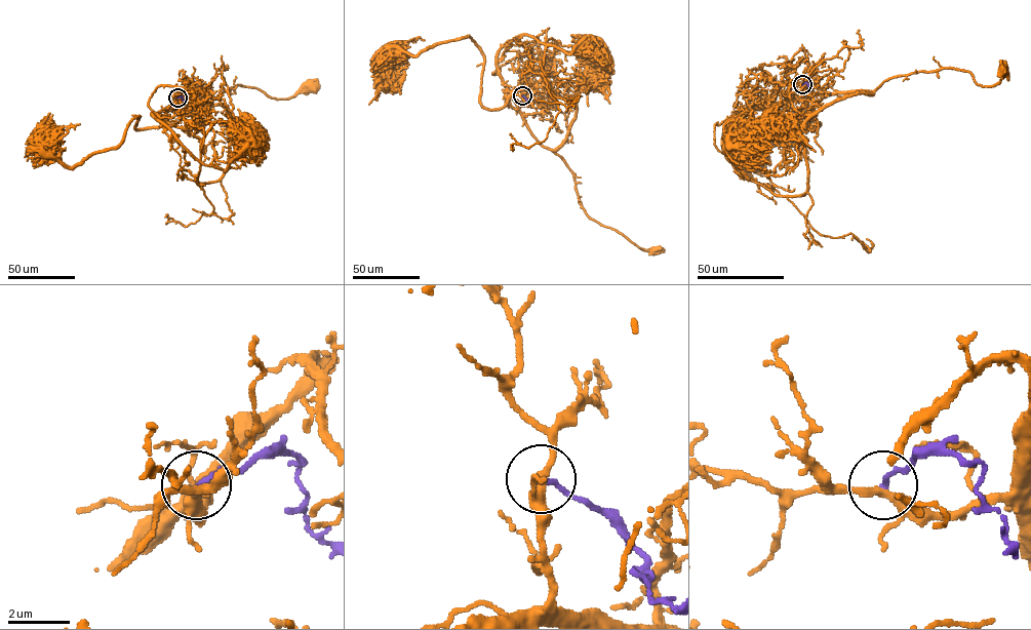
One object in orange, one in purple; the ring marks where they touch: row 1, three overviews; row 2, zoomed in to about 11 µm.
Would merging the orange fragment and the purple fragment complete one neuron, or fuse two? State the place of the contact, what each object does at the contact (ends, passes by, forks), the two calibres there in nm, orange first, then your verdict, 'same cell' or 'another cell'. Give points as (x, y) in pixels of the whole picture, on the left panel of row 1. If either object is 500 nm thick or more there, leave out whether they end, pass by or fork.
at (177, 97); orange forks there; purple ends there; 240 nm thick on the orange side, 150 nm on the other; another cell

